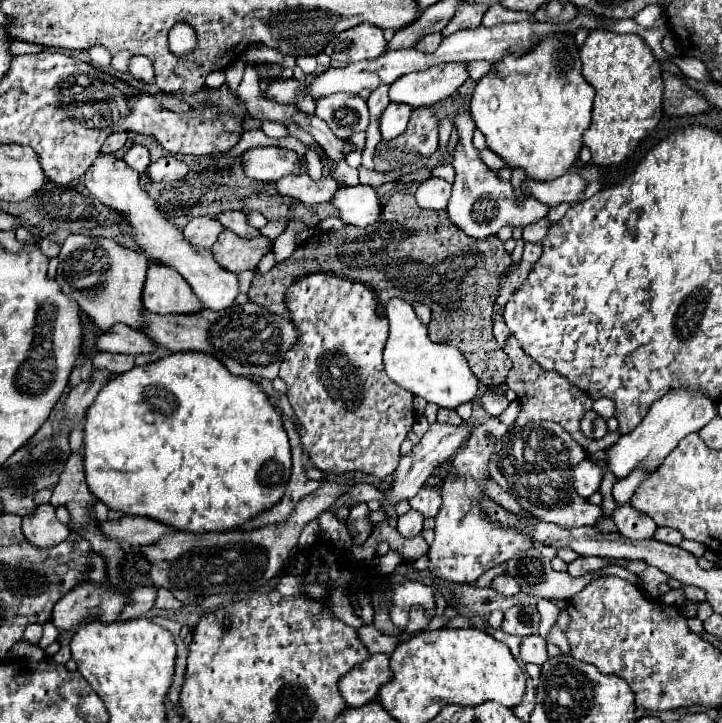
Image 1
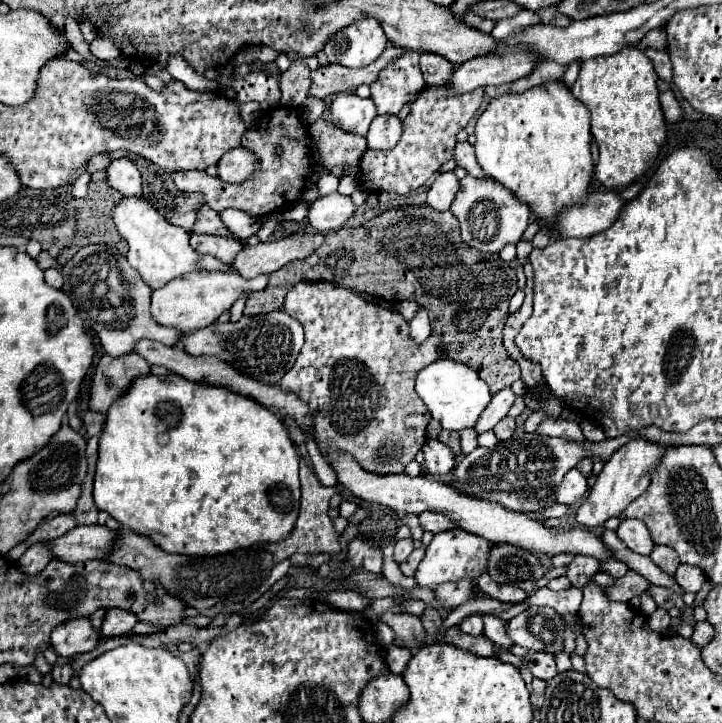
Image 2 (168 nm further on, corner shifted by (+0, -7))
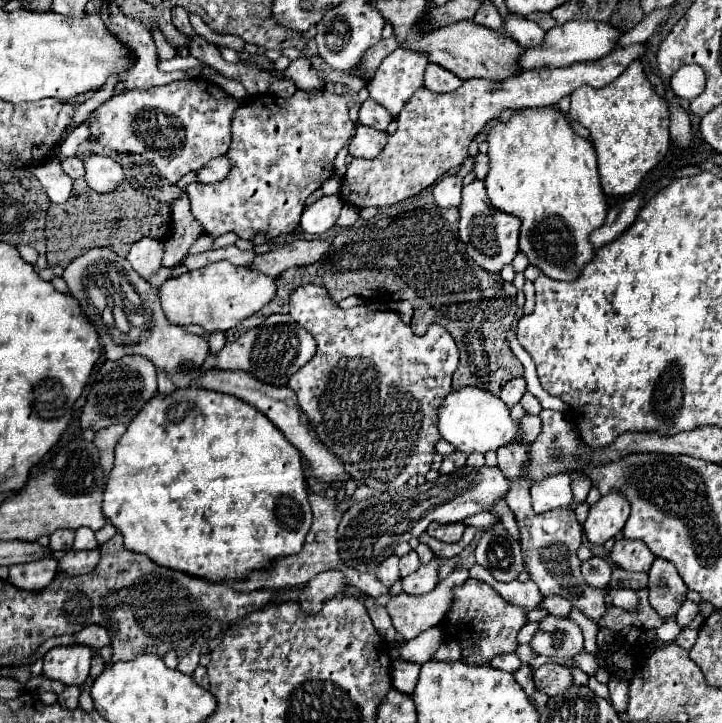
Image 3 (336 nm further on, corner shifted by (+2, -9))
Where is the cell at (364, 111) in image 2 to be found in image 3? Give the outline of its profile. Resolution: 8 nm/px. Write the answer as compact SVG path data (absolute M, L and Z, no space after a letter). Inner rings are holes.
M371 97L367 101L363 101L361 111L359 111L361 125L369 125L369 127L375 127L377 131L385 131L393 119L395 119L395 115L387 113L387 109L383 109L383 105L373 101Z

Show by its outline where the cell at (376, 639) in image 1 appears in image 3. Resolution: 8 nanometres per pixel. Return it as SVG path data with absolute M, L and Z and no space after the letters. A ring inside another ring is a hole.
M393 661L391 665L391 683L401 693L411 695L415 691L415 681L419 681L419 669L417 663L405 663L405 661Z

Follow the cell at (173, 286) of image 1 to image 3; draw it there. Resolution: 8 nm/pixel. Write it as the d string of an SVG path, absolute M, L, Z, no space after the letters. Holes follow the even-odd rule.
M219 261L197 271L189 271L177 279L167 279L161 285L161 307L167 319L175 325L201 325L205 333L235 329L241 321L261 311L277 293L277 281L251 267L235 267L229 261Z

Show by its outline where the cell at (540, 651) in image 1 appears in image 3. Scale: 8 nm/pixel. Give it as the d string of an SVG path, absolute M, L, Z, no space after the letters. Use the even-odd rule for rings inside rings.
M551 663L551 665L541 665L539 669L535 669L533 681L539 691L543 691L549 697L555 697L563 693L563 689L569 689L573 685L573 675L571 675L571 669Z

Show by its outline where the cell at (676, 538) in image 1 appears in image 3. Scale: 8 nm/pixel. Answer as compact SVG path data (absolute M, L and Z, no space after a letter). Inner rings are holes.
M655 559L649 571L649 603L663 621L677 615L681 603L687 599L687 585L679 577L675 565L665 559Z

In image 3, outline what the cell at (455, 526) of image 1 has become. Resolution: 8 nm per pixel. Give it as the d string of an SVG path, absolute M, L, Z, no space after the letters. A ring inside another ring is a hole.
M433 559L429 565L421 565L413 575L403 577L401 585L407 595L423 595L429 593L437 583L437 571L439 563Z

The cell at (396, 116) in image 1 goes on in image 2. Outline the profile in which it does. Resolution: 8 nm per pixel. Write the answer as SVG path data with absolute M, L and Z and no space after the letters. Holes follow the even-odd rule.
M377 115L367 133L369 149L393 149L401 139L403 121L397 115Z

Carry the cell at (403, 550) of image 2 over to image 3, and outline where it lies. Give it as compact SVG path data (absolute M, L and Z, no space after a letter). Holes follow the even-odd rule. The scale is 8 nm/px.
M395 555L387 557L387 559L379 565L379 569L377 569L377 579L379 579L385 587L391 587L395 581L401 579L401 575L399 575L399 559L397 559Z

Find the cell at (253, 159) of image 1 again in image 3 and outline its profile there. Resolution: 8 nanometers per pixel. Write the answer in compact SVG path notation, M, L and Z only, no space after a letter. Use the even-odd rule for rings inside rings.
M227 155L215 157L203 169L197 171L197 181L199 183L217 183L217 181L223 181L227 177L229 169L231 169L231 163L229 163Z

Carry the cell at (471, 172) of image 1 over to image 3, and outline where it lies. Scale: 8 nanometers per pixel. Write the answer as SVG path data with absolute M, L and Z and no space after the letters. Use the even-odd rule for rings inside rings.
M475 179L471 185L463 187L463 203L461 203L459 211L461 211L459 235L465 243L467 255L477 265L487 269L489 273L499 273L505 265L509 265L515 259L515 255L519 251L517 241L519 241L521 221L515 215L507 215L507 213L495 209L493 205L489 205L485 185L479 179Z

